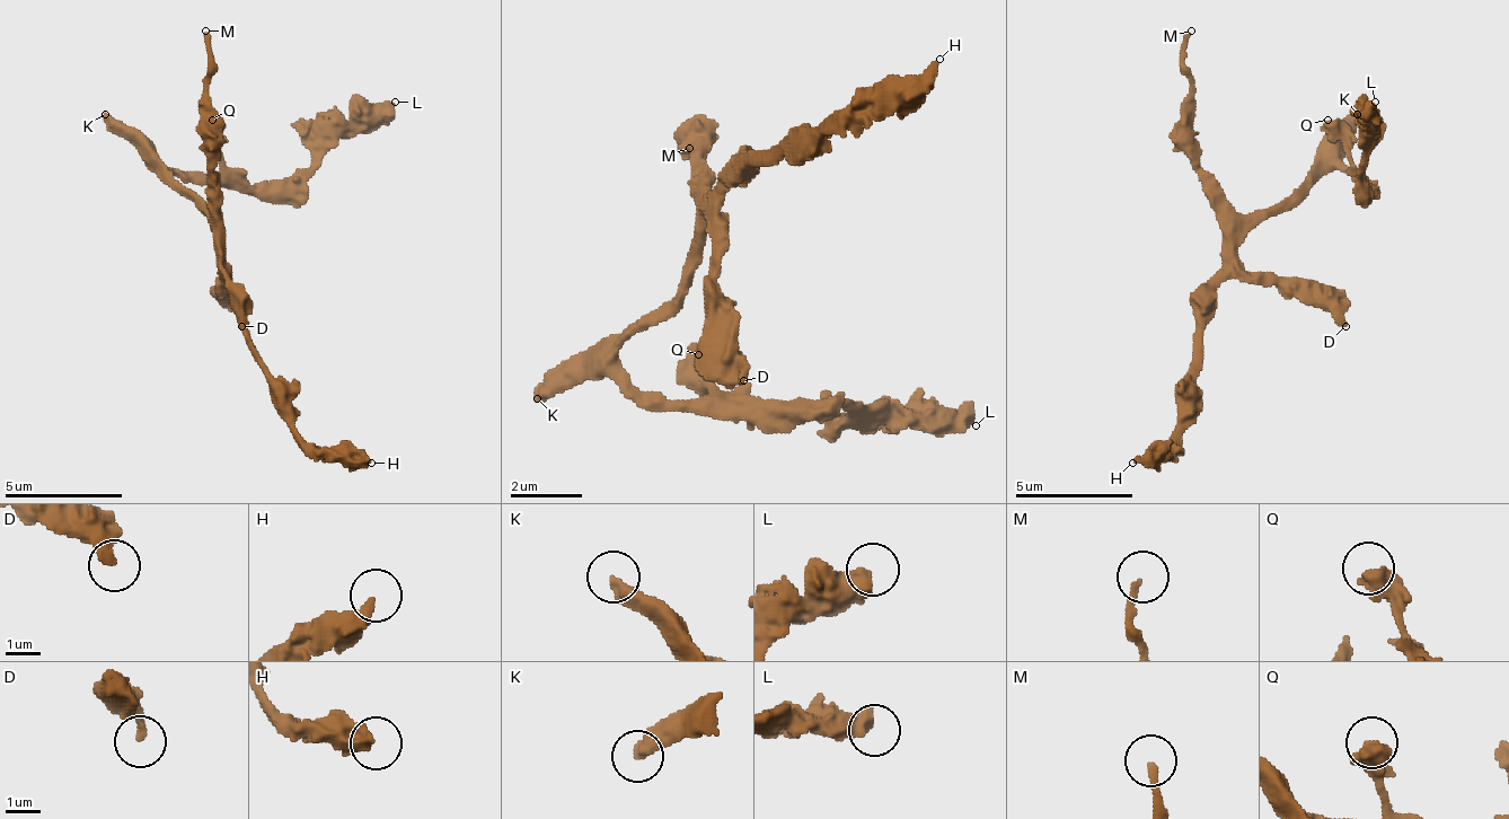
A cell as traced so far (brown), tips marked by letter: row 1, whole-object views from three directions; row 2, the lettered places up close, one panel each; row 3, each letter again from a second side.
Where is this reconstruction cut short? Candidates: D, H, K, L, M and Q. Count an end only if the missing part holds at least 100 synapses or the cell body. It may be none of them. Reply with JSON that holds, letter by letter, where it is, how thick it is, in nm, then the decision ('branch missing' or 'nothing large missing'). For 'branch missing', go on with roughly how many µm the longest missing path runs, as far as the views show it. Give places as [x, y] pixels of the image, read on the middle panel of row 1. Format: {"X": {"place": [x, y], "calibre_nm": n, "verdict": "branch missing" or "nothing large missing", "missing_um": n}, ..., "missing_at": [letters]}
{"D": {"place": [743, 380], "calibre_nm": 320, "verdict": "nothing large missing"}, "H": {"place": [940, 59], "calibre_nm": 380, "verdict": "nothing large missing"}, "K": {"place": [537, 398], "calibre_nm": 440, "verdict": "branch missing", "missing_um": 200}, "L": {"place": [976, 425], "calibre_nm": 550, "verdict": "nothing large missing"}, "M": {"place": [689, 148], "calibre_nm": 180, "verdict": "nothing large missing"}, "Q": {"place": [698, 354], "calibre_nm": 700, "verdict": "nothing large missing"}, "missing_at": ["K"]}

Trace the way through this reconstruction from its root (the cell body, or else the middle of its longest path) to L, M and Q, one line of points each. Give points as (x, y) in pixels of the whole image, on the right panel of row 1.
L: (1274, 208), (1286, 208), (1322, 173), (1333, 167), (1346, 167), (1362, 184), (1362, 114), (1375, 102)
M: (1274, 208), (1238, 214), (1197, 160), (1191, 72), (1185, 67), (1185, 36), (1191, 31)
Q: (1274, 208), (1286, 208), (1322, 173), (1333, 167), (1346, 167), (1357, 173), (1351, 167), (1351, 143), (1327, 120)

